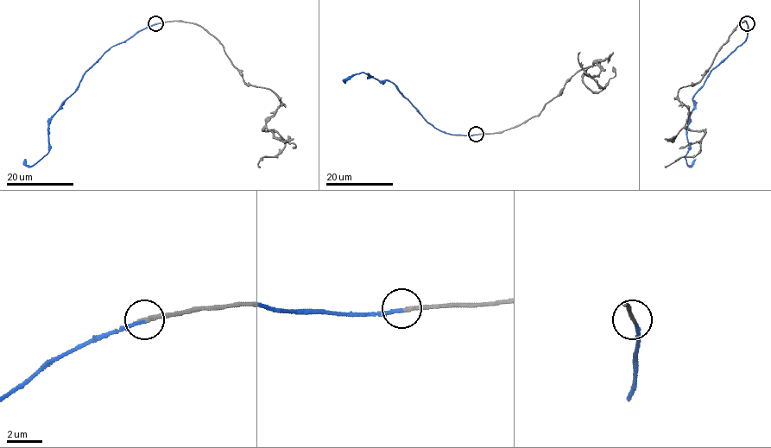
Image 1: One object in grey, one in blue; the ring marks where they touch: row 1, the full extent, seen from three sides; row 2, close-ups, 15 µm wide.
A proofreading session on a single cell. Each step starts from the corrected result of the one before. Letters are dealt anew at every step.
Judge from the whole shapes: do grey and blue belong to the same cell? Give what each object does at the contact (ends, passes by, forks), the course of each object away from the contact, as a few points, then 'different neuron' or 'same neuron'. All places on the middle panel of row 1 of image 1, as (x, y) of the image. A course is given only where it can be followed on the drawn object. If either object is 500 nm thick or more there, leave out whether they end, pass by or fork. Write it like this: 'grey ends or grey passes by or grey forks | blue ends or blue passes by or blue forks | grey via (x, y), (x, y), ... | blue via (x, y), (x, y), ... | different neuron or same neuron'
grey ends | blue ends | grey via (476, 134), (536, 116), (584, 68), (600, 66), (582, 81), (604, 88), (584, 69), (579, 52) | blue via (476, 134), (453, 135), (434, 128), (388, 80), (379, 81), (364, 72), (355, 73), (344, 83) | same neuron

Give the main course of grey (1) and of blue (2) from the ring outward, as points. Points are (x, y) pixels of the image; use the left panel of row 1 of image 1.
1: (155, 24), (200, 26), (247, 85), (276, 95), (281, 105), (262, 130), (276, 132), (285, 147), (260, 167)
2: (155, 24), (146, 27), (115, 45), (85, 73), (78, 88), (51, 117), (48, 150), (30, 166), (24, 159)

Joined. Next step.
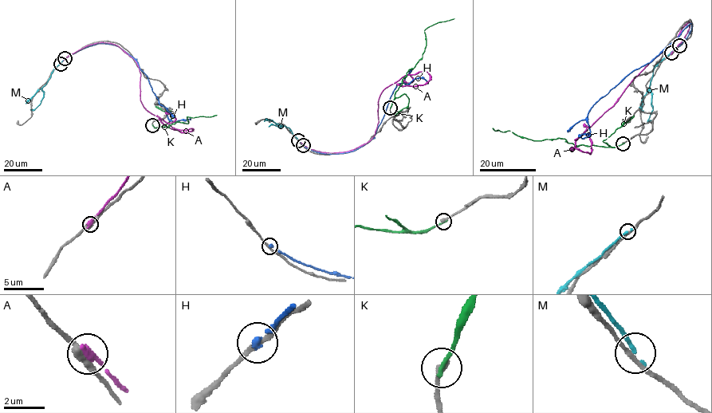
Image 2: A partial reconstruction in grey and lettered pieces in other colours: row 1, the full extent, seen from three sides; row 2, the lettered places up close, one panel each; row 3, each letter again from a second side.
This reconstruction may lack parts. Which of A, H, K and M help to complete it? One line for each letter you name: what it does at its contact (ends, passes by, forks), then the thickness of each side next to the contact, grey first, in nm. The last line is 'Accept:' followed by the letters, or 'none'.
Accept: none

